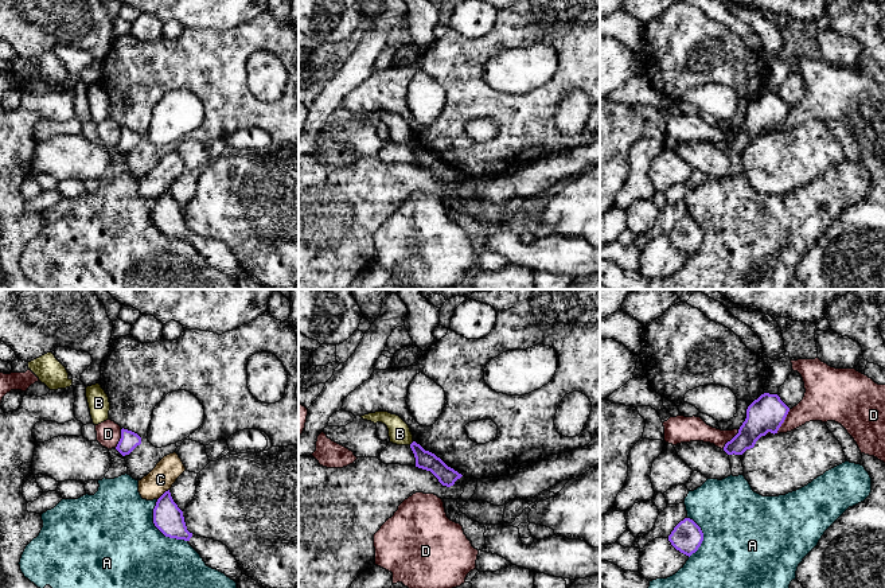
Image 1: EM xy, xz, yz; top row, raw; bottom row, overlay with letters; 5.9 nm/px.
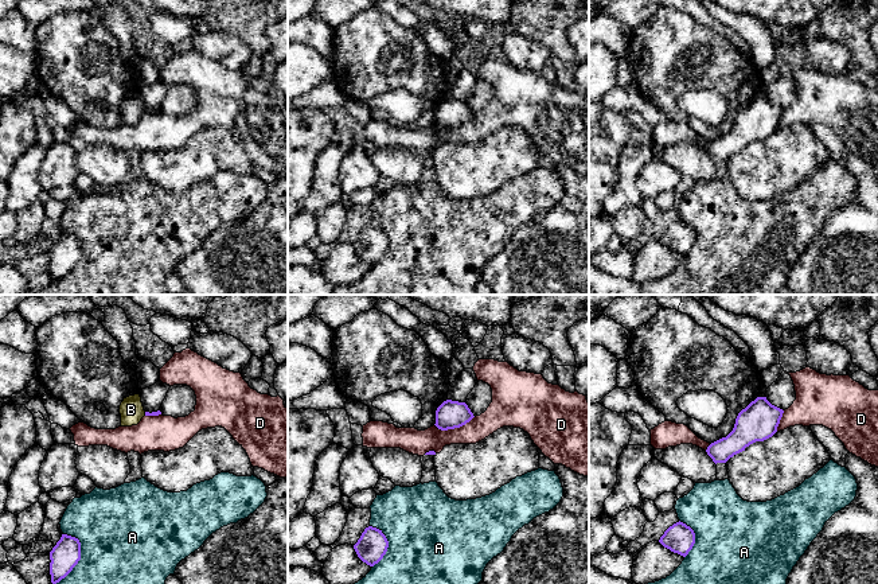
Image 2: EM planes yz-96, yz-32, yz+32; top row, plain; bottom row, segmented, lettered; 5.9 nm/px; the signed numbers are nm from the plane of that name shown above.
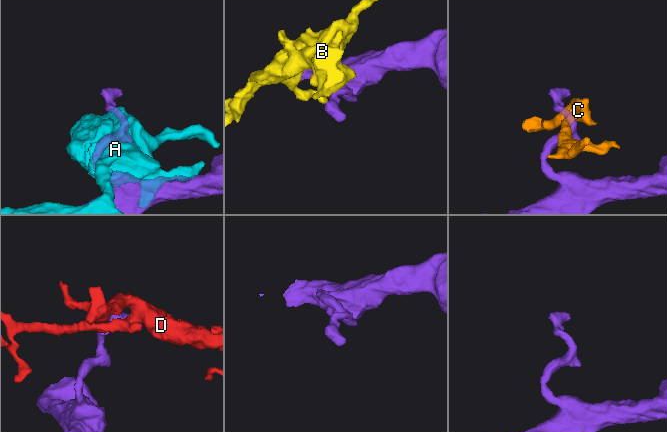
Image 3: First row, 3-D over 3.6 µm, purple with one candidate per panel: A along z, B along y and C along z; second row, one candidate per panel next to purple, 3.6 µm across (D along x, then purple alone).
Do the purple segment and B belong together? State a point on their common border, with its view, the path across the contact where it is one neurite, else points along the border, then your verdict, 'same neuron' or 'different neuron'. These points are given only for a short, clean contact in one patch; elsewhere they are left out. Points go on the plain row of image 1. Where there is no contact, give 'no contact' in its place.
contact xz (412, 141); border xz (413, 140), (409, 143); different neuron

